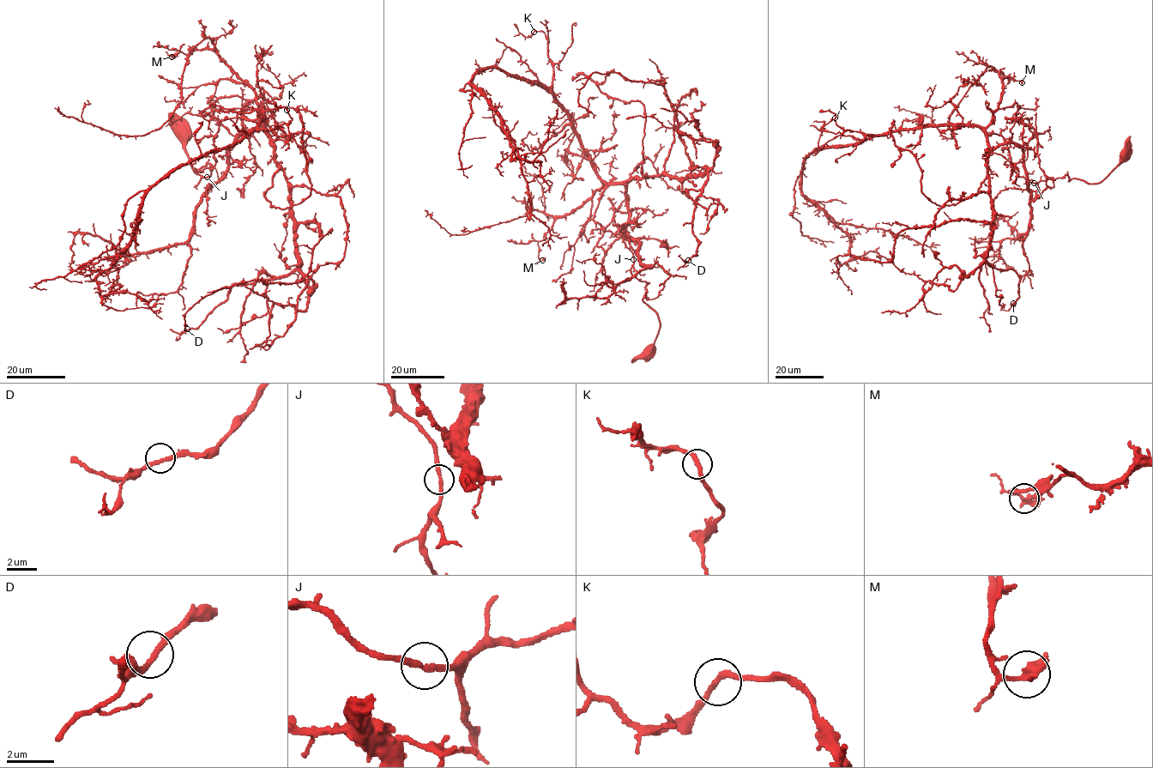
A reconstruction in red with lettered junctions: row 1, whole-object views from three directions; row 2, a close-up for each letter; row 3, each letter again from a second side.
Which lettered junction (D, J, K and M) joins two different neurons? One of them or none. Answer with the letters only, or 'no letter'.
no letter

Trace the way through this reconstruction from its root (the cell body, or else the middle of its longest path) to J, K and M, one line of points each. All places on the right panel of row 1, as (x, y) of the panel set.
J: (1125, 152), (1118, 164), (1096, 183), (1070, 180), (1067, 175), (1034, 183)
K: (1125, 152), (1096, 183), (1067, 175), (1033, 183), (1013, 169), (1004, 138), (976, 127), (869, 136), (835, 117)
M: (1125, 152), (1096, 183), (1018, 176), (1005, 139), (985, 129), (1005, 77), (1022, 82)

